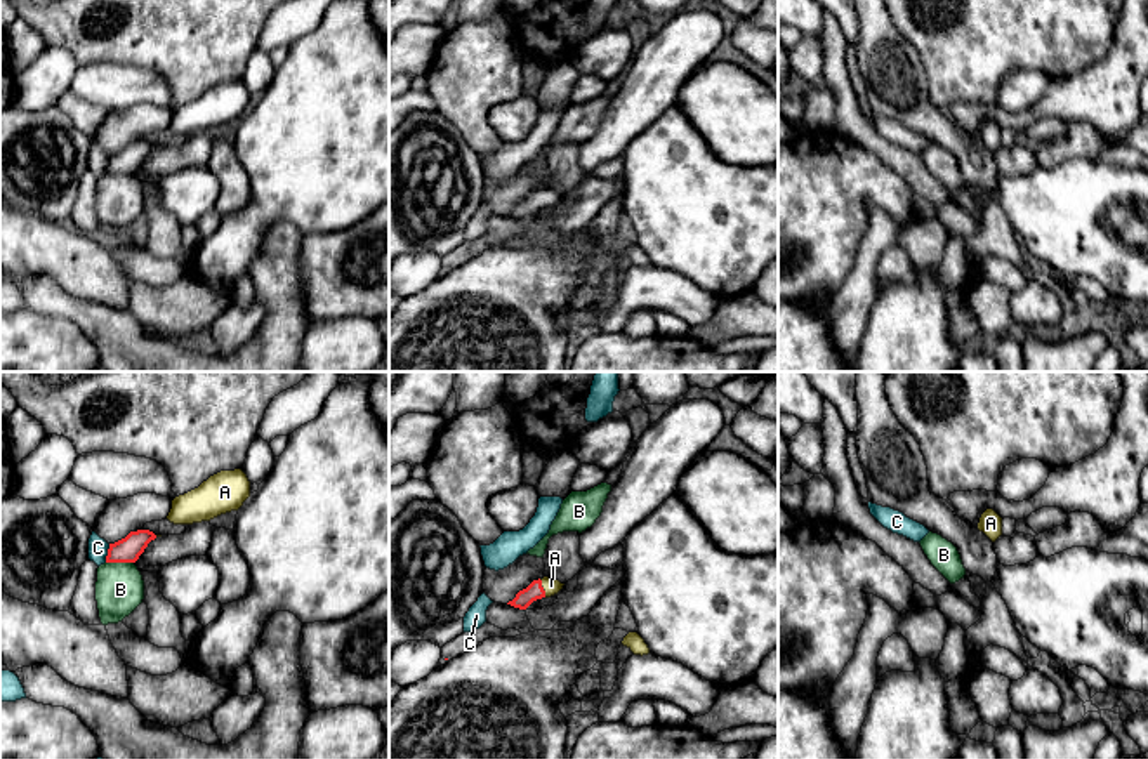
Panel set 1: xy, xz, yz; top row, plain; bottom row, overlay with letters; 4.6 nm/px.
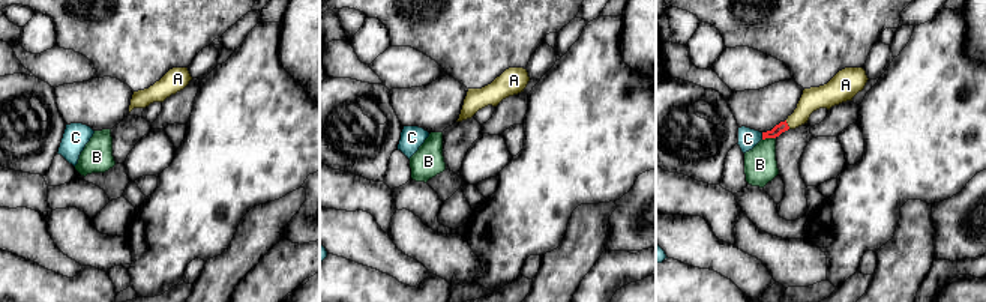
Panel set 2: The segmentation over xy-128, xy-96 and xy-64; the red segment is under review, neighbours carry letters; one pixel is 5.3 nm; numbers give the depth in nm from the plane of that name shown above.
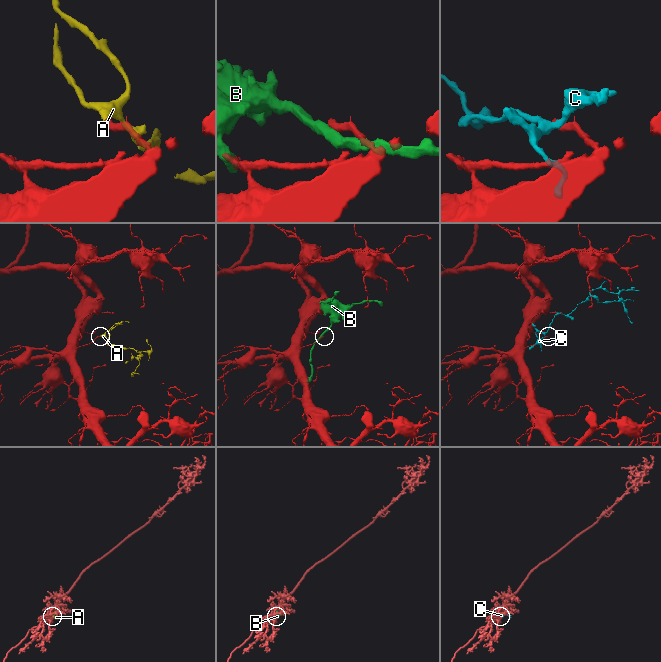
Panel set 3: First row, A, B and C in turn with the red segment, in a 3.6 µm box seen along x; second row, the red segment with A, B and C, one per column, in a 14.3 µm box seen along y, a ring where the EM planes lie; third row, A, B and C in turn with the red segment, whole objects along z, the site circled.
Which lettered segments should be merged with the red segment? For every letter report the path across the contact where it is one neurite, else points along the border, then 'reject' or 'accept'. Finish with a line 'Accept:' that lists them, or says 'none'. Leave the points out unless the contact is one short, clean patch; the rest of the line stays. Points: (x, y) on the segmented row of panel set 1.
A: way xz (534, 591), (542, 587), (551, 586); accept
B: reject
C: border xy (110, 544), (105, 561); reject
Accept: A

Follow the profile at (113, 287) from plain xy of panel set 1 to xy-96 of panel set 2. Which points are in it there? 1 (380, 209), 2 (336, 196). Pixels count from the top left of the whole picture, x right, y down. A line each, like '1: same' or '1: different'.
1: same
2: same

